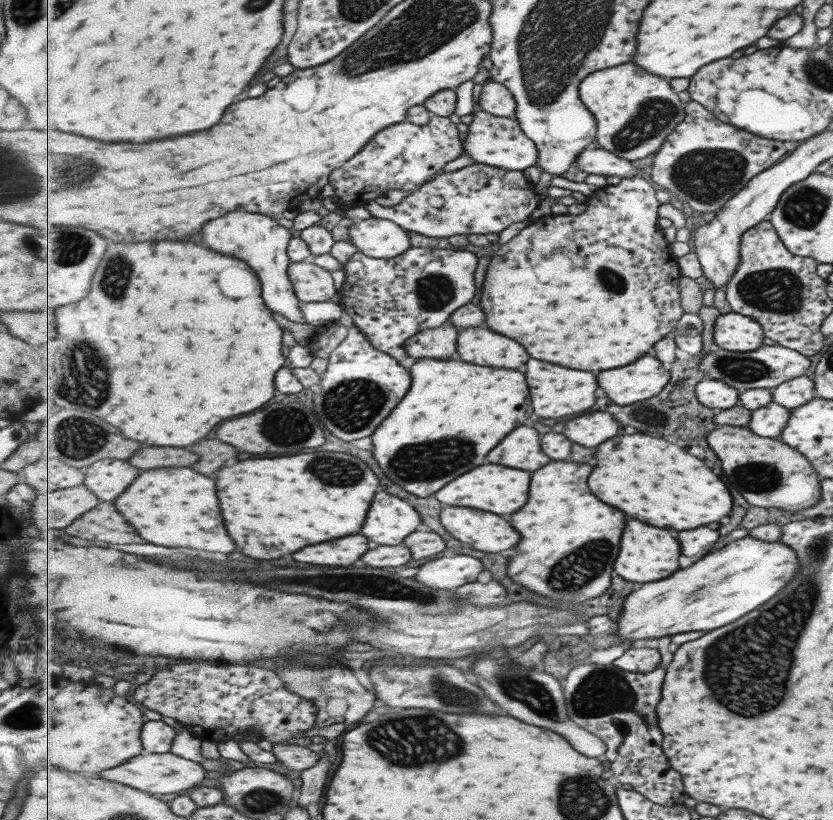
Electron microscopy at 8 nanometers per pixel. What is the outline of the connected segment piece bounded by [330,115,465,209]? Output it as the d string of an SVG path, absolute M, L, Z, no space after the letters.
M432 115L431 122L425 126L408 120L393 124L375 136L360 154L332 172L330 184L334 187L334 199L341 206L355 209L389 190L407 190L409 193L419 190L440 175L445 164L459 158L464 151L461 132L451 118Z

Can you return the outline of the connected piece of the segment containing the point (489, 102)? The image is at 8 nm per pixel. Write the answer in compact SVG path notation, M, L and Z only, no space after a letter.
M488 80L479 97L483 111L495 116L516 118L517 102L507 86Z

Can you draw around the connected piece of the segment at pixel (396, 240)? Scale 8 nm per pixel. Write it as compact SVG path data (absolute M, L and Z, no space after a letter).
M373 216L369 220L356 221L348 231L349 240L367 256L396 258L411 248L407 231L392 220Z

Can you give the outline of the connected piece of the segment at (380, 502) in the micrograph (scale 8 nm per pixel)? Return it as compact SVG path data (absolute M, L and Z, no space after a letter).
M379 492L376 496L373 512L369 512L363 534L369 540L385 546L403 545L405 538L423 524L423 516L419 511L413 510L409 501L394 494Z

